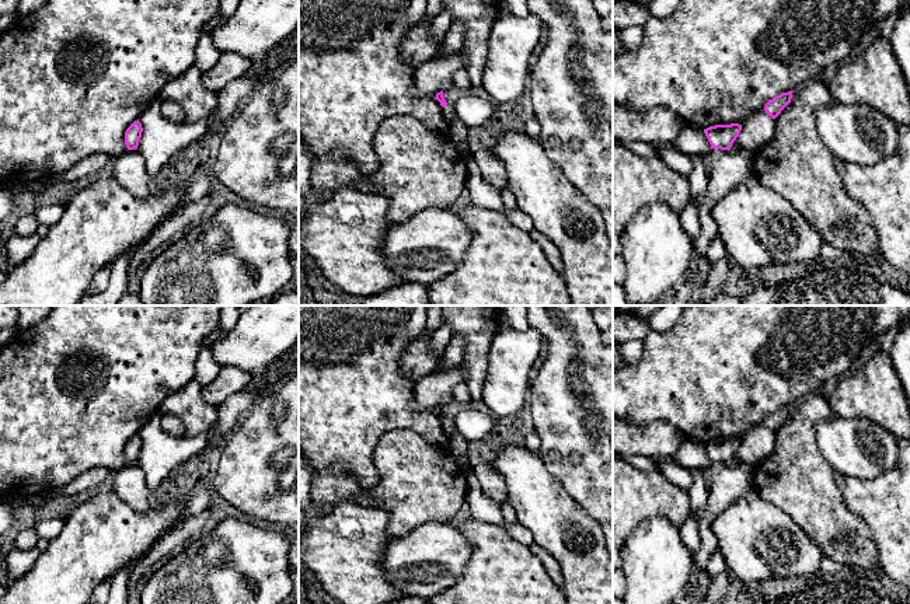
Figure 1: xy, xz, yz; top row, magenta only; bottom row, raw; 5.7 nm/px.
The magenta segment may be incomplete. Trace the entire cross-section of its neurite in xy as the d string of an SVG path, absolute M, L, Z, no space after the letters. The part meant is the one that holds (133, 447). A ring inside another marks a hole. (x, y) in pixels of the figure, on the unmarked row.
M135 434L125 446L125 458L128 461L128 464L133 464L137 462L139 460L139 454L142 451L142 437L137 434Z

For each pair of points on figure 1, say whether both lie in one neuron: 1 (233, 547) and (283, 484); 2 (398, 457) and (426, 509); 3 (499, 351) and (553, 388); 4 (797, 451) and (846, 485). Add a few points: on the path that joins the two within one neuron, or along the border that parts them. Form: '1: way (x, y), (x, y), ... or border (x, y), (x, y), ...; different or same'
1: border (247, 517), (283, 530); different
2: way (411, 470), (426, 489), (426, 496); same
3: border (530, 381), (525, 402); different
4: border (834, 472), (843, 503), (849, 509); different

